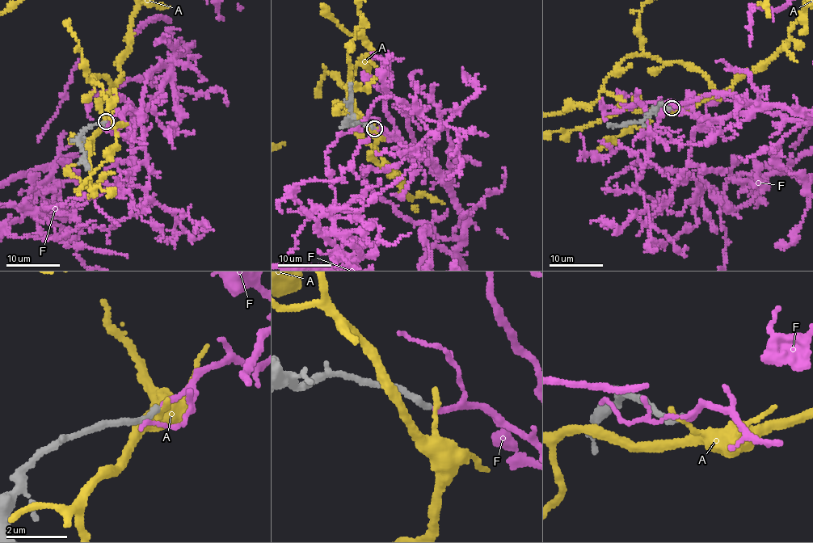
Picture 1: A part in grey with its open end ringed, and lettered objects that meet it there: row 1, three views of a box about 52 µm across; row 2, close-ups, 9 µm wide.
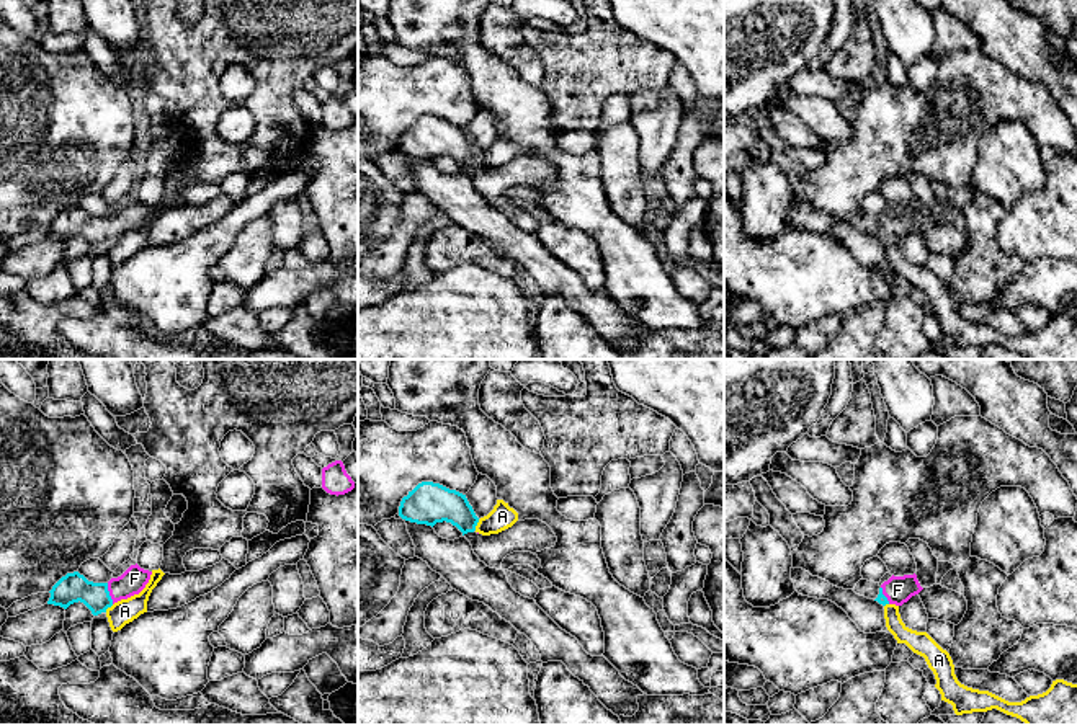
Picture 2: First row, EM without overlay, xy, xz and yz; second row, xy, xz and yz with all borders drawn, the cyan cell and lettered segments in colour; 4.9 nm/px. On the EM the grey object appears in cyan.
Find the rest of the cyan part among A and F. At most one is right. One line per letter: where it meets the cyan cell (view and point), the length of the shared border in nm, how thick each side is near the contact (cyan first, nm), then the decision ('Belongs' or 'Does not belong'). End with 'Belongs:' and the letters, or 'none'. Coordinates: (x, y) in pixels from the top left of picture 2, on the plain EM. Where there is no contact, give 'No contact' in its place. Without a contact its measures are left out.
A: Touches cyan at xz (476, 159). Shared border 60 nm. Thickness 200 nm (cyan) against 120 nm. Does not belong
F: Touches cyan at xy (108, 227). Shared border 110 nm. Thickness 140 nm (cyan) against 120 nm. Belongs
Belongs: F

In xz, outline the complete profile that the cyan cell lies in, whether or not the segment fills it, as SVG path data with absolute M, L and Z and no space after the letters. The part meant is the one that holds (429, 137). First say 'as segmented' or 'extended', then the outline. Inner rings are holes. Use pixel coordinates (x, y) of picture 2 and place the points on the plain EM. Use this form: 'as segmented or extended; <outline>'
as segmented; M422 116L409 126L400 136L399 150L431 162L446 155L456 160L463 170L474 167L479 157L466 129L433 116Z

